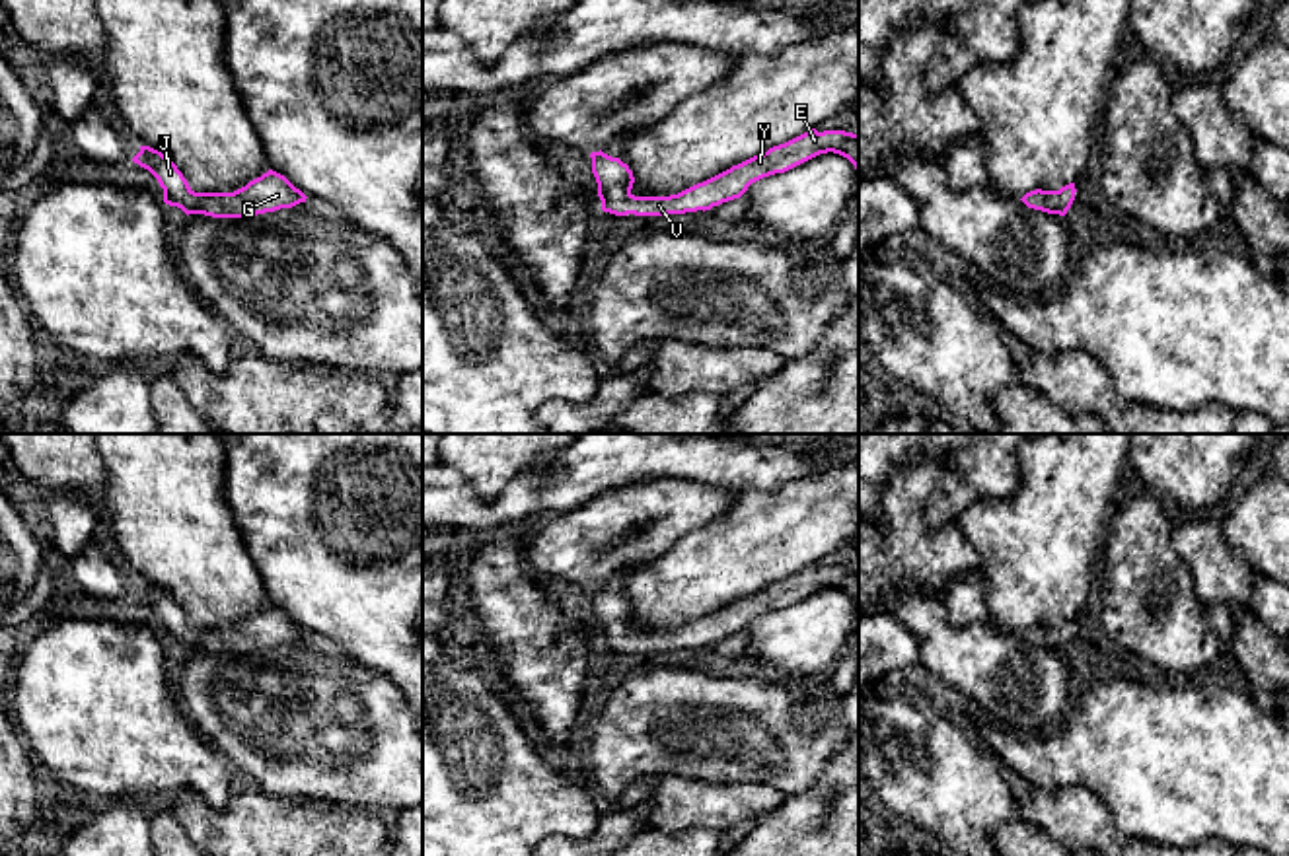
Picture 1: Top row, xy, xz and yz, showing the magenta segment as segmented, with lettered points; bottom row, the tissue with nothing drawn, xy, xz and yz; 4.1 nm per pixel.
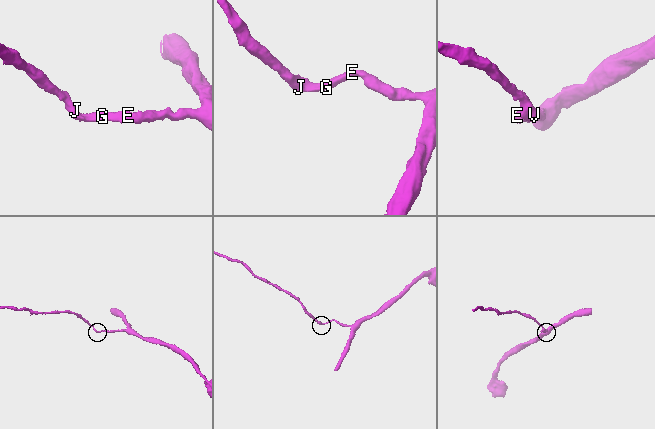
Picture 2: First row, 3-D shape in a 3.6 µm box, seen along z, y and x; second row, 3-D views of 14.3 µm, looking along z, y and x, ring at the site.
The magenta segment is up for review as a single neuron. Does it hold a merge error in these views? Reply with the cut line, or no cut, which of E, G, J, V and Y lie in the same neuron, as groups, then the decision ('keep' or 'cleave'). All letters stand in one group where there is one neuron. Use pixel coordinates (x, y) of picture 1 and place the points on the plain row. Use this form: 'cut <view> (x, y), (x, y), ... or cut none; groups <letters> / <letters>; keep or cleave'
cut none; groups E G J V Y; keep

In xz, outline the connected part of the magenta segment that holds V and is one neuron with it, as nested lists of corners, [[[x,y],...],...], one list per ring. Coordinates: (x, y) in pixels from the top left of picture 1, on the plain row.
[[[816,564],[769,584],[730,605],[670,632],[635,632],[635,613],[627,599],[608,589],[592,588],[592,609],[598,619],[602,646],[615,652],[664,652],[711,646],[722,638],[740,634],[748,623],[763,613],[785,609],[820,589],[847,593],[859,611],[859,570]]]

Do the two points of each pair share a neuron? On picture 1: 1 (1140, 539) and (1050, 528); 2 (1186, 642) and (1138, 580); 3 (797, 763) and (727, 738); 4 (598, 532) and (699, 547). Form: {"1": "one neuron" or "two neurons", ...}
{"1": "two neurons", "2": "one neuron", "3": "one neuron", "4": "two neurons"}

